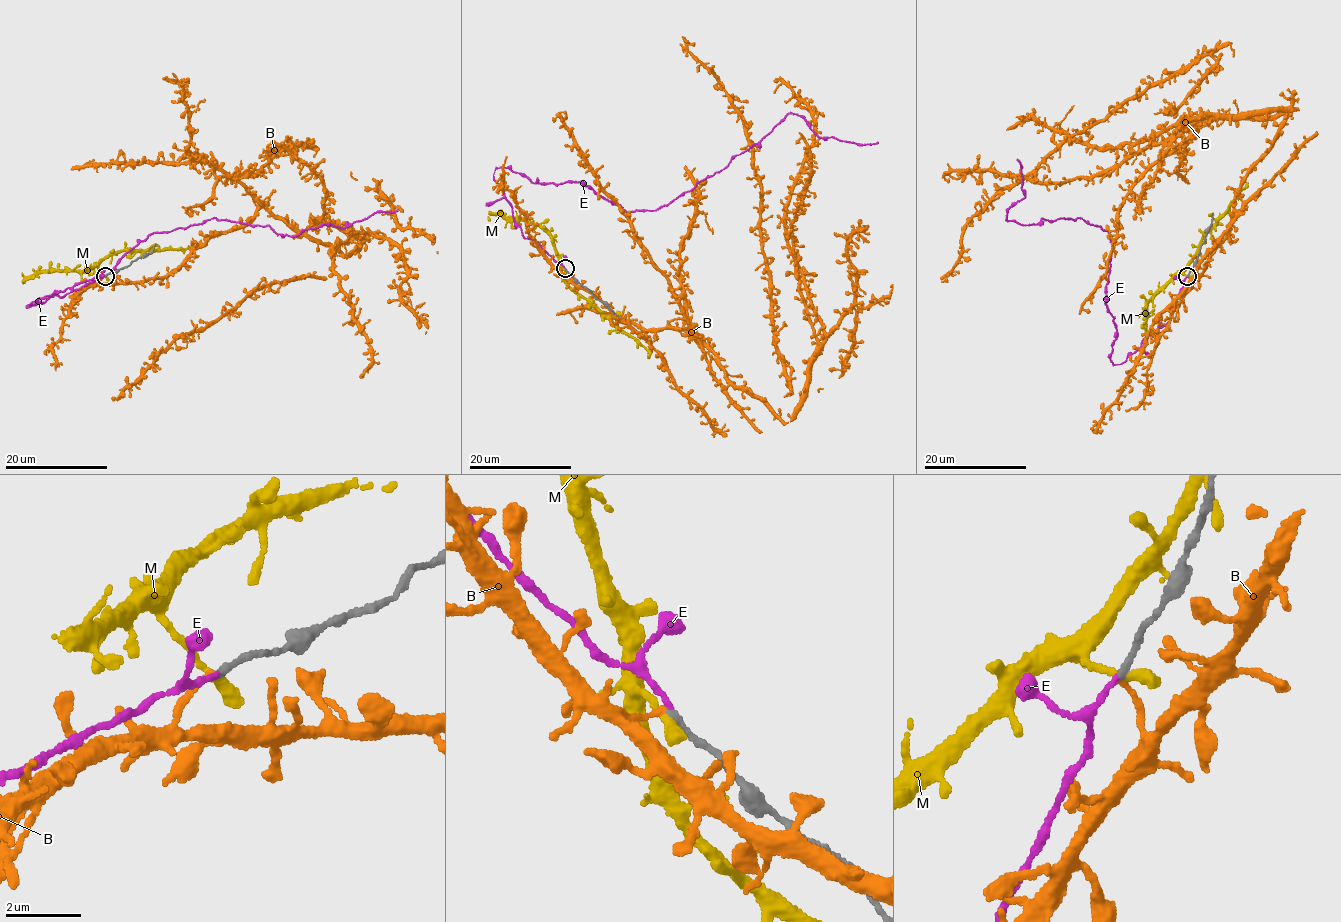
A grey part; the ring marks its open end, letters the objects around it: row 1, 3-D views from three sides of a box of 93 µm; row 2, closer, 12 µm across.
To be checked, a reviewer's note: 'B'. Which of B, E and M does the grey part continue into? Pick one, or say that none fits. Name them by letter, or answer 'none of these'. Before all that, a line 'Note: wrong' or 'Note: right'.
Note: wrong
E

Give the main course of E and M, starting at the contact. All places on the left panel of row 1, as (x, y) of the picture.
E: (105, 275), (31, 303), (109, 274), (153, 233), (214, 217), (296, 236), (398, 210)
M: (105, 275), (98, 265), (113, 254), (128, 250), (144, 253), (182, 250), (193, 248), (191, 243)

